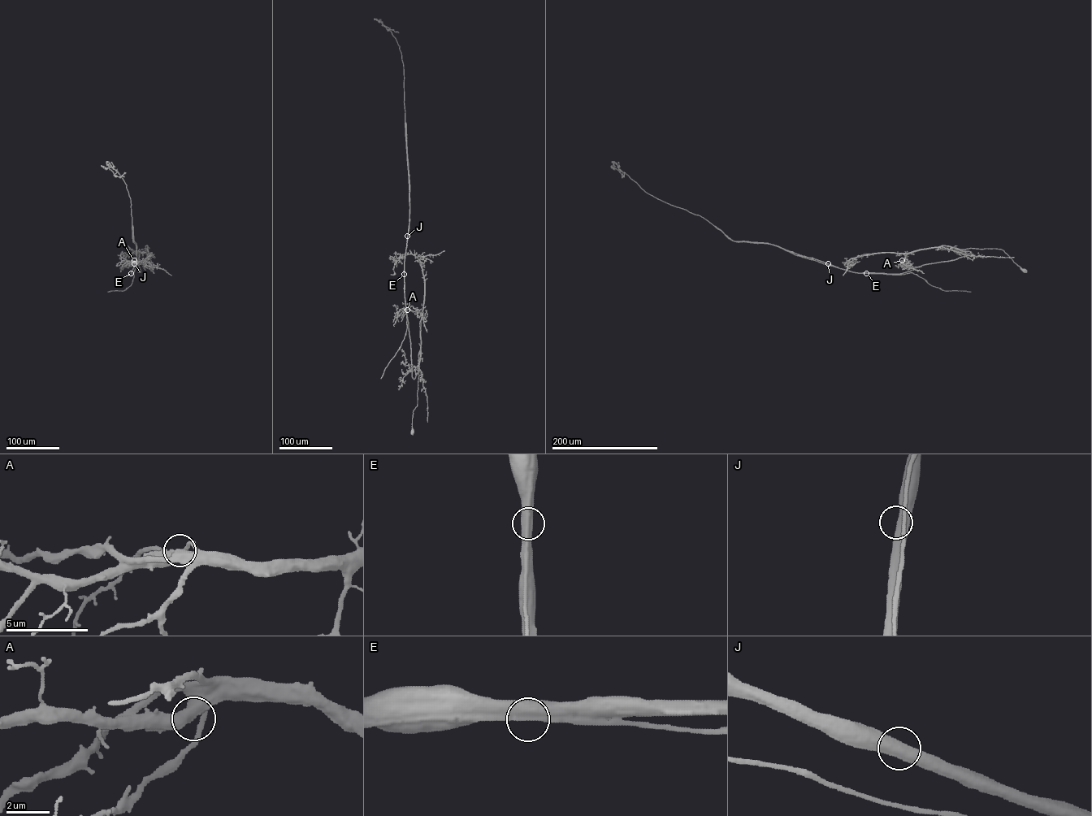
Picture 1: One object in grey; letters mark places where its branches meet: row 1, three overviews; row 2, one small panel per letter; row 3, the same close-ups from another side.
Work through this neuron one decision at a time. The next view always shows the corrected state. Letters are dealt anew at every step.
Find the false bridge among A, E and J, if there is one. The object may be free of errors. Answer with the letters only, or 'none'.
E

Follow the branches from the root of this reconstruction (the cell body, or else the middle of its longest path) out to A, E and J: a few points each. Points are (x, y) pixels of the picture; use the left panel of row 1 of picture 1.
A: (140, 270), (140, 250), (146, 249), (146, 245), (147, 258), (144, 261), (134, 260)
E: (140, 270), (140, 250), (145, 247), (145, 251), (139, 253), (138, 262), (131, 273)
J: (140, 270), (140, 250), (145, 247), (145, 251), (139, 253), (132, 274), (134, 263)

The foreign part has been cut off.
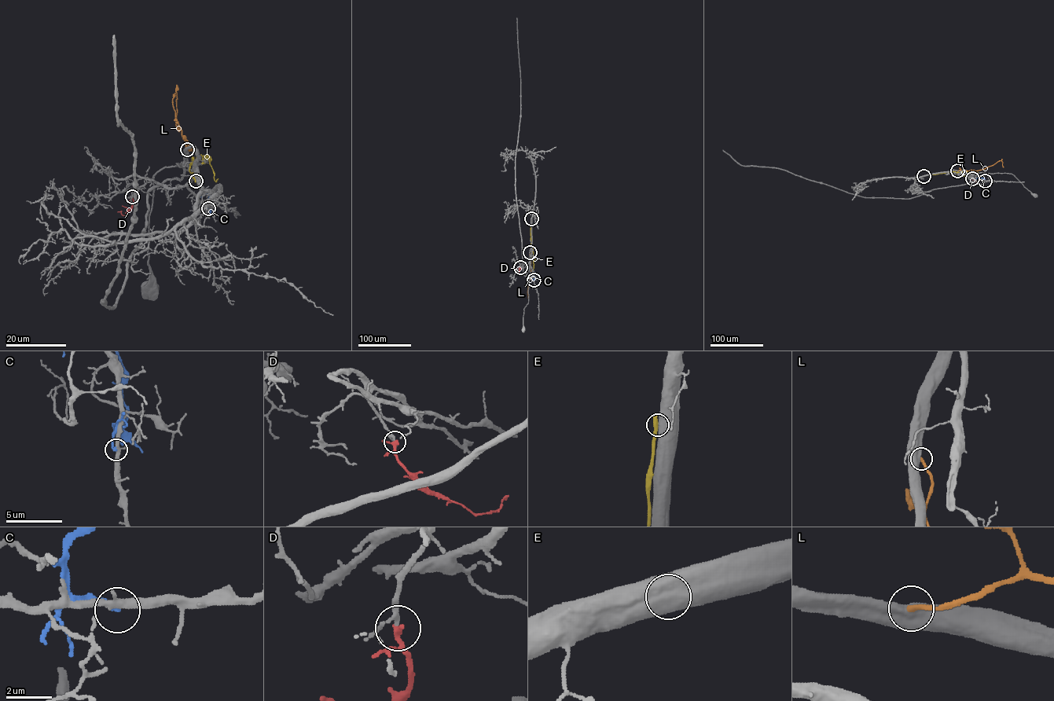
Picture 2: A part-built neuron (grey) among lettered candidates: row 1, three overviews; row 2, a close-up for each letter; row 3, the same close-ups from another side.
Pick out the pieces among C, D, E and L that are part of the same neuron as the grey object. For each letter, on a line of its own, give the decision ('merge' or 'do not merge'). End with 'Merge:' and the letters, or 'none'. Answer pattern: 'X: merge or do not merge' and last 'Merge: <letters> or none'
C: do not merge
D: merge
E: do not merge
L: do not merge
Merge: D

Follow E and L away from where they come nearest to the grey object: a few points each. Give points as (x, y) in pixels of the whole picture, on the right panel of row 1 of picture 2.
E: (923, 176), (952, 171), (978, 172)
L: (957, 170), (978, 170), (1000, 160), (1003, 167)

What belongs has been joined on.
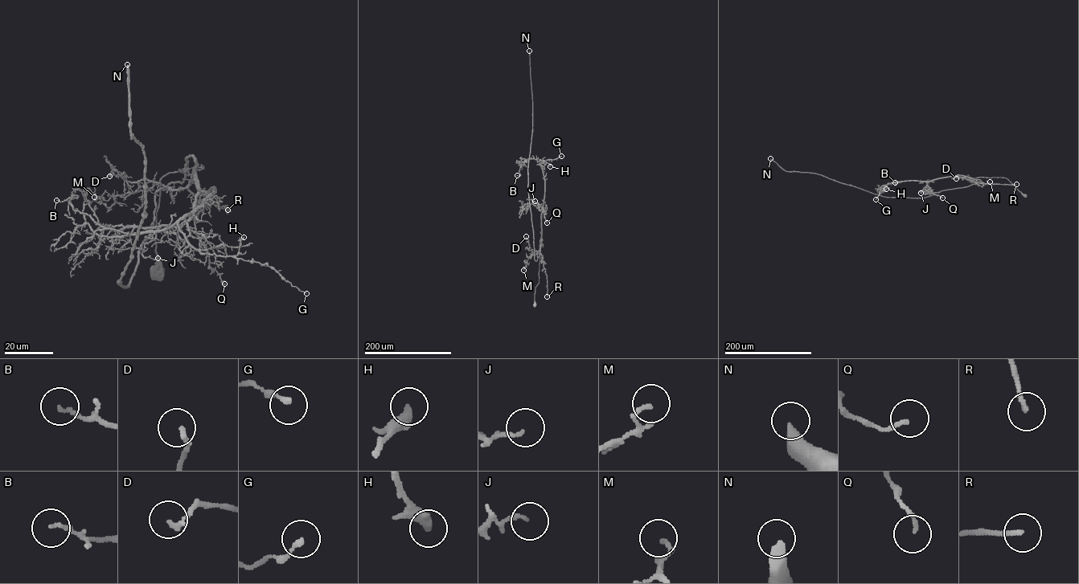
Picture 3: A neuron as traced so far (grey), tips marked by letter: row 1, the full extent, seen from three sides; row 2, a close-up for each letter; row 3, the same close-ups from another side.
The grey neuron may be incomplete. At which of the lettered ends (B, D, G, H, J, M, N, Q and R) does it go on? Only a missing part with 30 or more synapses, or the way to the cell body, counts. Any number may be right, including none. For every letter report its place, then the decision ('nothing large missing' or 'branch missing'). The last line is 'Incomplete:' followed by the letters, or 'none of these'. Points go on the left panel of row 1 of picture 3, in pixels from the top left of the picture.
B: place (56, 200); nothing large missing
D: place (109, 176); nothing large missing
G: place (306, 293); nothing large missing
H: place (244, 237); nothing large missing
J: place (157, 258); nothing large missing
M: place (94, 197); nothing large missing
N: place (127, 64); branch missing
Q: place (224, 283); nothing large missing
R: place (227, 210); nothing large missing
Incomplete: N

